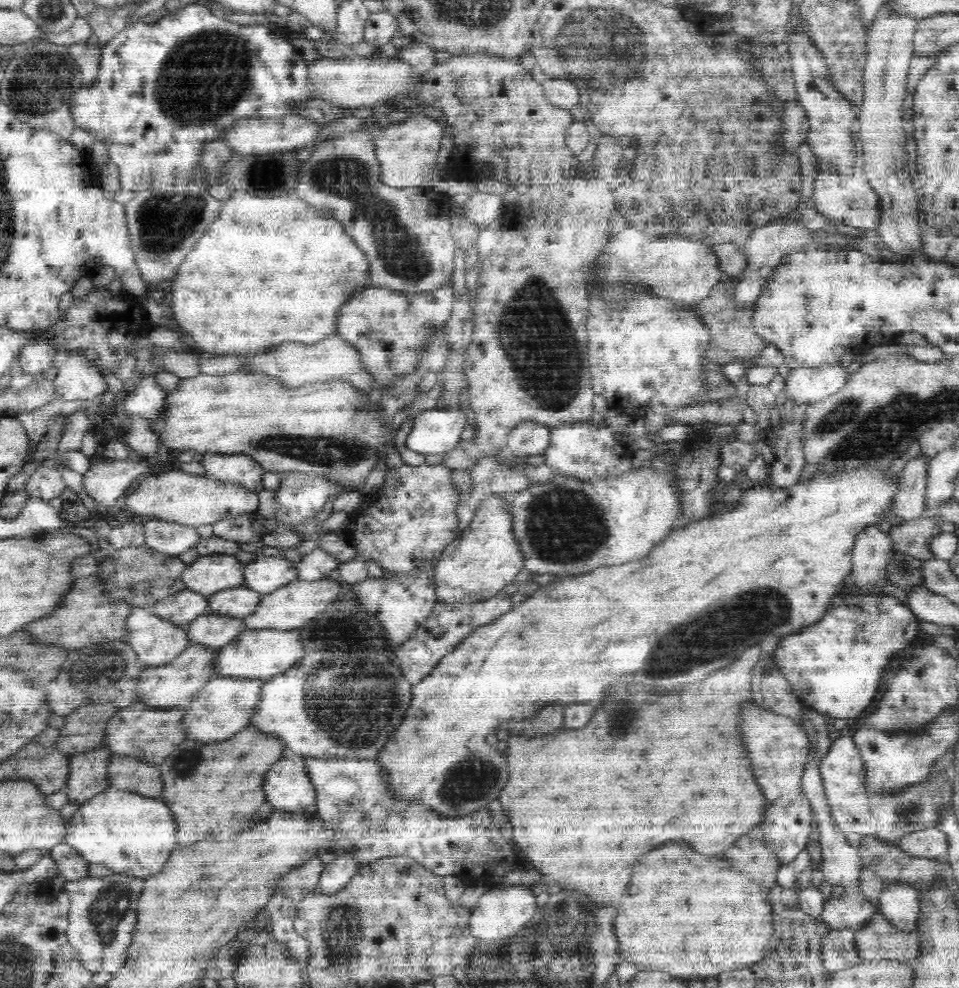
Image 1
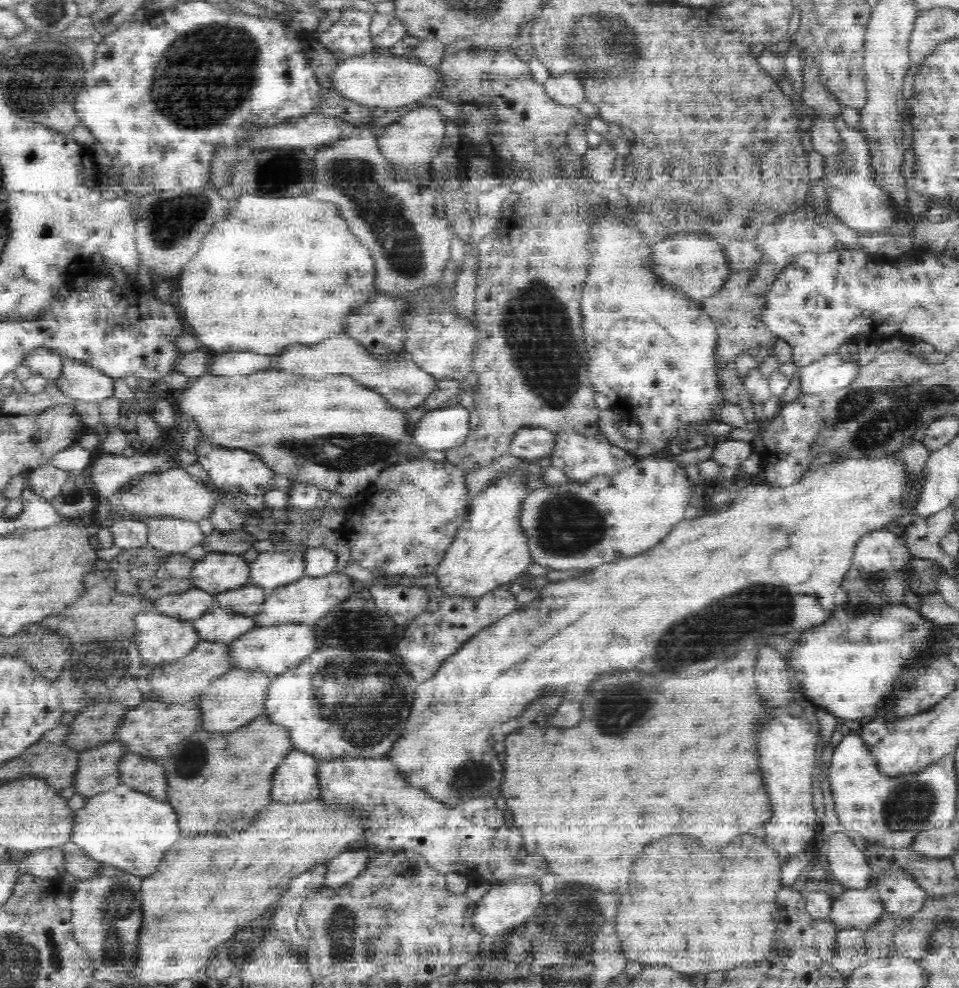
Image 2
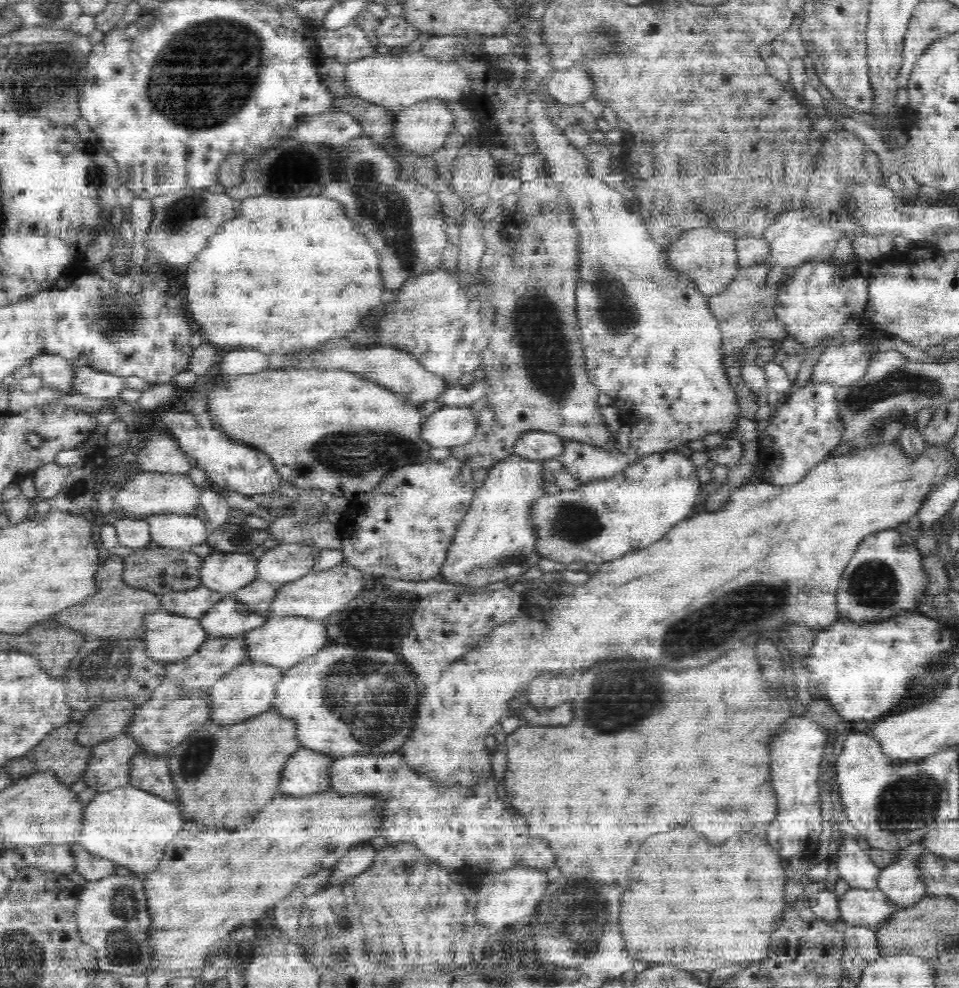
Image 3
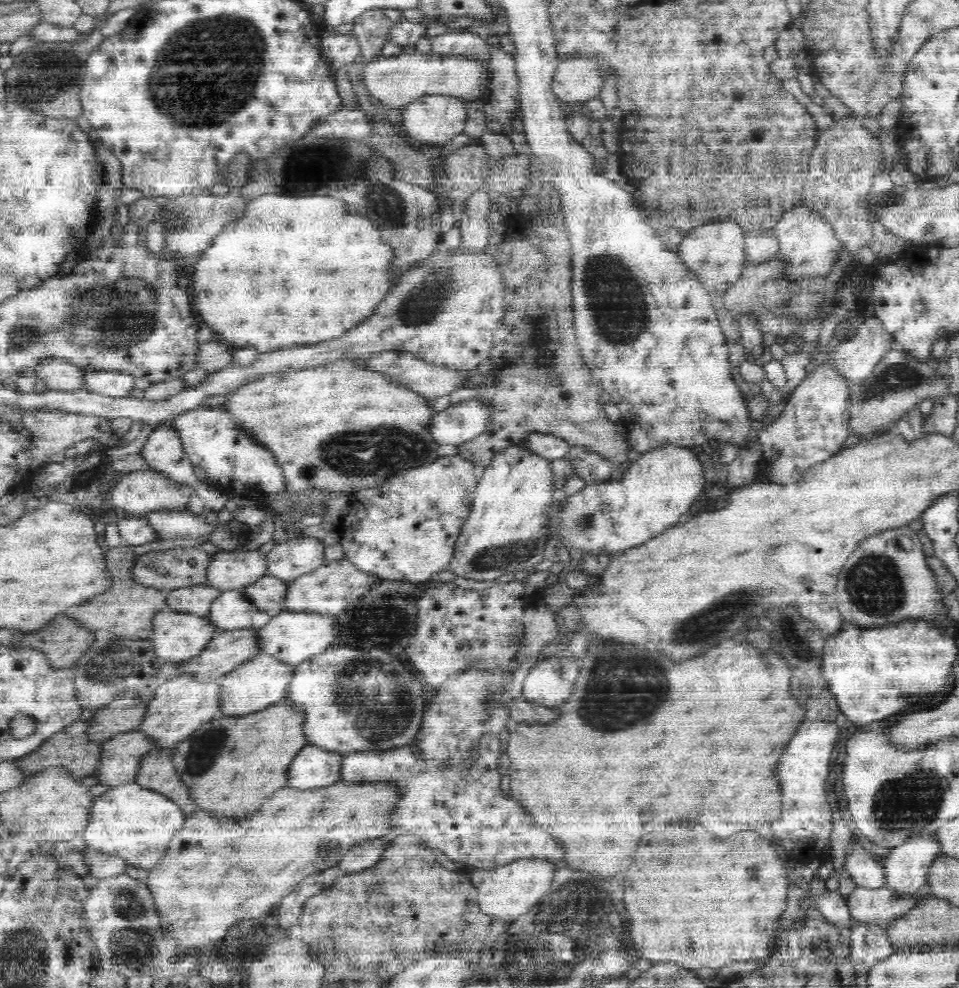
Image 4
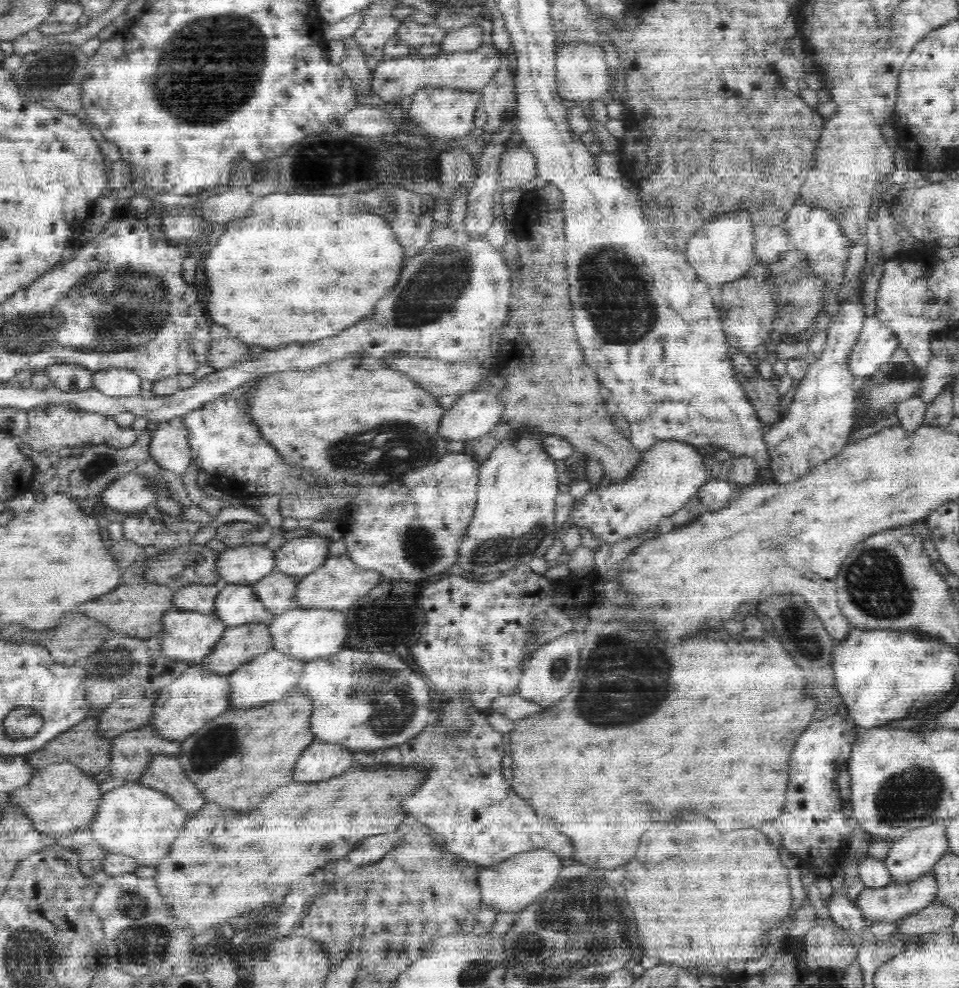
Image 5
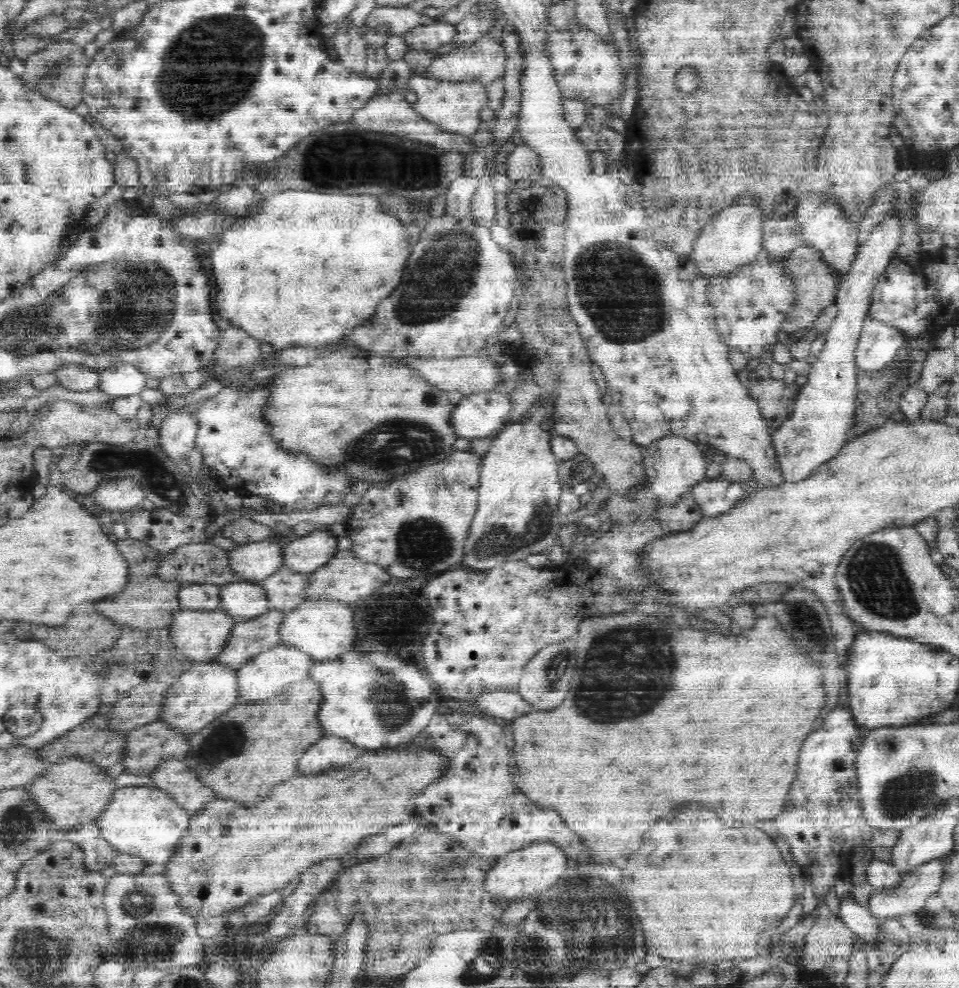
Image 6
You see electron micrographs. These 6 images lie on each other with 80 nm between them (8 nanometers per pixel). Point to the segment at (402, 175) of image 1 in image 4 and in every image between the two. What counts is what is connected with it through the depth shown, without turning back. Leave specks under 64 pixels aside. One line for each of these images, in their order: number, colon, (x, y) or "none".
2: (416, 137)
3: (422, 128)
4: (434, 118)

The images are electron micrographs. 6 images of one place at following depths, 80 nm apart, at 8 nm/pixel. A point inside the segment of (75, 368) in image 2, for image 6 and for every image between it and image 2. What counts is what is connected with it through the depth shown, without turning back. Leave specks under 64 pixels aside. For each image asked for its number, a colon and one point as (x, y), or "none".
3: (95, 383)
4: (113, 383)
5: (115, 382)
6: (126, 379)

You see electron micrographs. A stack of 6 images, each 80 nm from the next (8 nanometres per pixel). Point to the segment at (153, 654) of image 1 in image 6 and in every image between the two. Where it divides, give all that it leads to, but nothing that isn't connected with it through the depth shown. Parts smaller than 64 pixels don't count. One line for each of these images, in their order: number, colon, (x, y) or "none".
2: (162, 638)
3: (170, 637)
4: (180, 636)
5: (188, 636)
6: (203, 636)

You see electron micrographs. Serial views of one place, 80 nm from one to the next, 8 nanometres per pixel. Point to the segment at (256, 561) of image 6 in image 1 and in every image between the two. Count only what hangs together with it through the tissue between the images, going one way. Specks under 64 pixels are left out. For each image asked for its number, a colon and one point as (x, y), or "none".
1: (208, 574)
2: (218, 573)
3: (226, 572)
4: (229, 569)
5: (246, 564)

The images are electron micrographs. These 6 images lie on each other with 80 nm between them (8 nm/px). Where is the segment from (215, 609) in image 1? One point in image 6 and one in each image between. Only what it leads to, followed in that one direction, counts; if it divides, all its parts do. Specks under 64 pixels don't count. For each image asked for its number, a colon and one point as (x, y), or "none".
2: (250, 599)
3: (258, 596)
4: (269, 593)
5: (278, 591)
6: (287, 589)

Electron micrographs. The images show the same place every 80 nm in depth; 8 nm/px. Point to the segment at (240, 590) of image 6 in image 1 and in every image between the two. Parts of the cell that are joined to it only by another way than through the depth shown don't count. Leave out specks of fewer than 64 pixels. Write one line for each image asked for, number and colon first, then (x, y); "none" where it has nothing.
1: (216, 630)
2: (221, 623)
3: (228, 616)
4: (233, 609)
5: (237, 604)

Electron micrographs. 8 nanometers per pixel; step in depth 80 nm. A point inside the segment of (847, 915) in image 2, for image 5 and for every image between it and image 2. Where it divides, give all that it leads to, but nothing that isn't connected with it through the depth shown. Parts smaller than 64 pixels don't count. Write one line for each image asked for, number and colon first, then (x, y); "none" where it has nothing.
3: (872, 907)
4: (882, 905)
5: (894, 902)

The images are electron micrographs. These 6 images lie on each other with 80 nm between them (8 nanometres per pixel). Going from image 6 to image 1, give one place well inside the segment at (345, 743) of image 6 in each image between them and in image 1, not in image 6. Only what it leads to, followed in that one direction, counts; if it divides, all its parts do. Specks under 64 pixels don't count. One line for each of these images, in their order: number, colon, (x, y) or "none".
1: (288, 785)
2: (298, 778)
3: (308, 770)
4: (314, 766)
5: (322, 759)

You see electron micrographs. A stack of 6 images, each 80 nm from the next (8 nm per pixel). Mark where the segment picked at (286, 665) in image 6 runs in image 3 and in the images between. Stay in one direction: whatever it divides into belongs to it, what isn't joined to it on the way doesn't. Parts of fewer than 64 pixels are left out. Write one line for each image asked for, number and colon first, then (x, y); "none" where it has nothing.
3: (249, 689)
4: (265, 679)
5: (269, 676)

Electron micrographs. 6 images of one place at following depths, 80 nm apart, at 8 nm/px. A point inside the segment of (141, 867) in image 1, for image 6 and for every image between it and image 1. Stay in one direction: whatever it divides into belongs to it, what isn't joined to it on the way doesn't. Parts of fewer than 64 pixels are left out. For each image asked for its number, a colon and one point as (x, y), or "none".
2: (131, 830)
3: (127, 824)
4: (138, 824)
5: (135, 820)
6: (142, 820)

